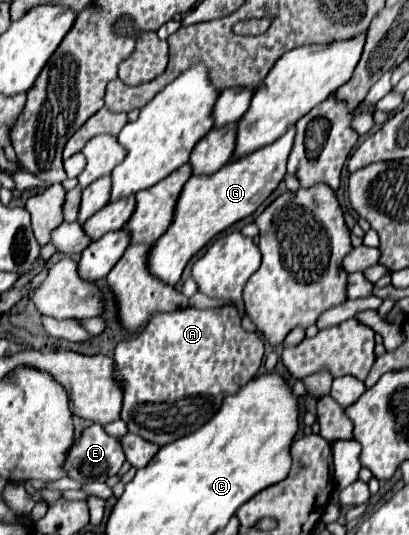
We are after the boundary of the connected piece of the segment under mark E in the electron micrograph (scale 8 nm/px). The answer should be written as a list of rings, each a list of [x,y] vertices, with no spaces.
[[[90,425],[82,431],[82,435],[72,443],[68,449],[66,461],[64,461],[64,471],[70,479],[80,481],[80,483],[92,483],[92,481],[106,481],[106,477],[116,475],[122,463],[126,461],[124,451],[118,443],[116,437],[110,437],[102,425]]]

